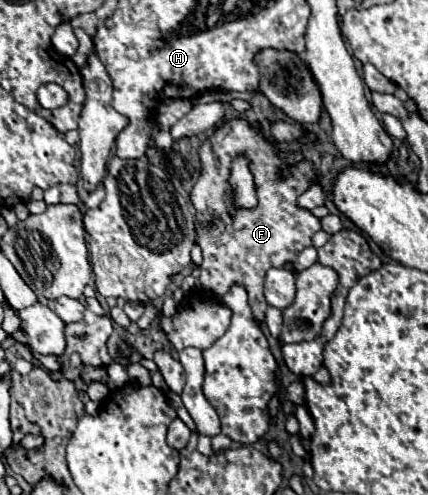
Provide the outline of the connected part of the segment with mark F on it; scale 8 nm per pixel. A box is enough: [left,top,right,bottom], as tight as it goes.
[189,117,321,323]

